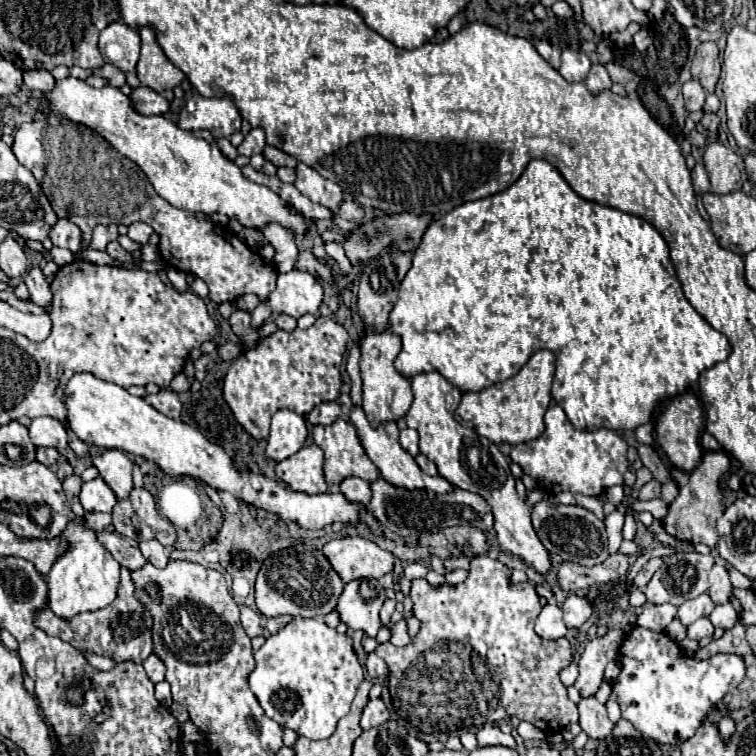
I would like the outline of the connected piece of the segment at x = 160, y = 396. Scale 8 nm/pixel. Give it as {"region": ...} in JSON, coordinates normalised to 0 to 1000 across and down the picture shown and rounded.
{"region":[[[212,515],[206,522],[193,522],[190,528],[193,528],[196,536],[209,541],[220,552],[235,554],[238,546],[241,546],[241,533],[238,533],[233,517],[228,517],[228,515]]]}

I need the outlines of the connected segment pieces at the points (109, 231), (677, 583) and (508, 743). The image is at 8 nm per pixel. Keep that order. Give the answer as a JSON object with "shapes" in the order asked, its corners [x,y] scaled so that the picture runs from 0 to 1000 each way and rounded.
{"shapes":[[[[153,295],[127,298],[127,303],[124,303],[124,308],[122,308],[119,327],[138,332],[138,327],[140,327],[146,319],[151,319],[153,313],[156,313],[156,300],[153,300]]],[[[894,729],[889,731],[878,747],[862,761],[860,771],[854,774],[852,784],[857,790],[860,798],[865,800],[873,800],[873,798],[889,798],[894,803],[899,803],[905,795],[926,787],[926,784],[934,784],[937,776],[939,776],[939,769],[937,769],[937,758],[944,747],[944,737],[942,734],[926,734],[921,729],[915,731],[905,731],[905,729]]],[[[643,956],[632,964],[630,970],[630,978],[632,978],[632,985],[635,988],[643,988],[643,985],[667,985],[667,988],[683,988],[683,980],[677,972],[669,972],[661,967],[659,959],[651,959],[651,956]]]]}

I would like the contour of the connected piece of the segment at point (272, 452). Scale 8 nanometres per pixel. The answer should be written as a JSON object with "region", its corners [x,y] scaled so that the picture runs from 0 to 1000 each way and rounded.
{"region":[[[370,541],[360,552],[352,602],[362,610],[376,610],[402,591],[405,578],[405,554],[384,541]]]}

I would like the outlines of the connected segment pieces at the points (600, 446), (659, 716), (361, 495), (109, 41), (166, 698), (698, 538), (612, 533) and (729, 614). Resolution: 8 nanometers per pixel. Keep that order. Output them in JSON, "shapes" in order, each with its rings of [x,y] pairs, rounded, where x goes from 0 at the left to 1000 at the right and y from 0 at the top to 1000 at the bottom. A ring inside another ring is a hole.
{"shapes":[[[[730,536],[722,544],[720,560],[722,570],[712,581],[680,589],[675,597],[675,607],[685,612],[690,623],[701,628],[714,644],[728,652],[757,649],[770,655],[796,655],[799,647],[810,642],[823,642],[825,623],[831,620],[831,589],[817,573],[799,565],[786,570],[765,570],[751,557],[741,536]]],[[[836,827],[831,843],[820,856],[820,880],[823,888],[810,906],[810,925],[817,927],[823,938],[823,948],[833,954],[854,978],[865,978],[873,985],[899,985],[913,978],[937,940],[984,898],[984,877],[976,866],[944,866],[939,872],[918,872],[905,866],[899,853],[889,848],[878,835],[862,835],[844,827]]],[[[471,631],[452,634],[450,636],[450,652],[460,663],[471,663],[471,665],[487,665],[487,660],[489,660],[487,639],[481,634],[471,634]]],[[[161,28],[146,30],[132,44],[132,70],[138,78],[161,94],[177,94],[185,73],[185,46],[177,36],[169,36]]],[[[212,901],[206,906],[206,925],[217,933],[217,935],[225,935],[228,933],[228,919],[225,919],[225,906],[220,901]]],[[[937,597],[931,599],[926,615],[921,618],[921,623],[913,626],[913,636],[910,642],[899,644],[897,657],[884,668],[884,679],[876,687],[878,700],[899,713],[899,716],[910,716],[910,718],[931,718],[937,724],[944,724],[950,716],[950,705],[947,705],[947,687],[955,681],[958,668],[955,668],[955,652],[952,652],[952,631],[963,623],[966,610],[963,602],[958,597]]],[[[817,673],[807,681],[802,681],[802,687],[799,687],[802,705],[804,705],[804,726],[807,726],[807,731],[815,731],[820,718],[823,718],[825,689],[827,680],[820,679]]],[[[955,798],[947,800],[947,806],[939,811],[939,821],[944,824],[944,829],[955,829],[955,832],[966,832],[974,827],[974,806],[968,803],[968,798]]]]}

